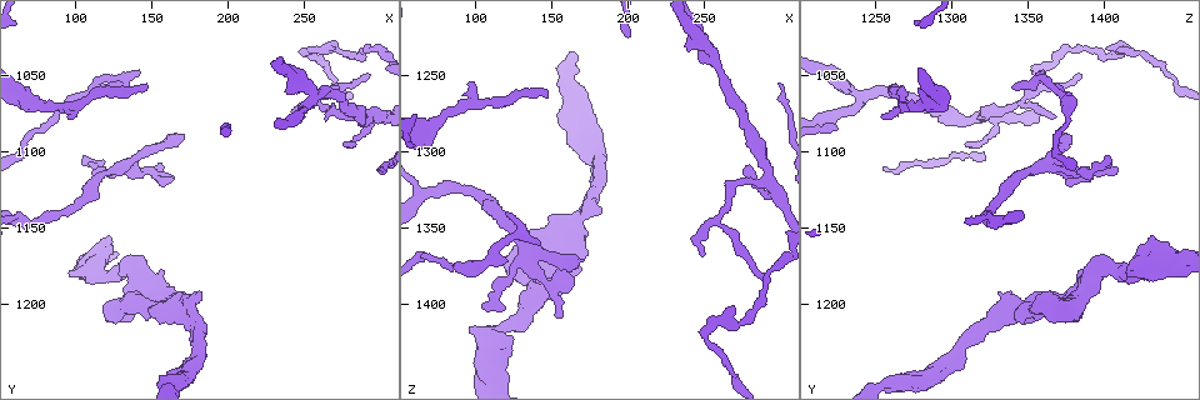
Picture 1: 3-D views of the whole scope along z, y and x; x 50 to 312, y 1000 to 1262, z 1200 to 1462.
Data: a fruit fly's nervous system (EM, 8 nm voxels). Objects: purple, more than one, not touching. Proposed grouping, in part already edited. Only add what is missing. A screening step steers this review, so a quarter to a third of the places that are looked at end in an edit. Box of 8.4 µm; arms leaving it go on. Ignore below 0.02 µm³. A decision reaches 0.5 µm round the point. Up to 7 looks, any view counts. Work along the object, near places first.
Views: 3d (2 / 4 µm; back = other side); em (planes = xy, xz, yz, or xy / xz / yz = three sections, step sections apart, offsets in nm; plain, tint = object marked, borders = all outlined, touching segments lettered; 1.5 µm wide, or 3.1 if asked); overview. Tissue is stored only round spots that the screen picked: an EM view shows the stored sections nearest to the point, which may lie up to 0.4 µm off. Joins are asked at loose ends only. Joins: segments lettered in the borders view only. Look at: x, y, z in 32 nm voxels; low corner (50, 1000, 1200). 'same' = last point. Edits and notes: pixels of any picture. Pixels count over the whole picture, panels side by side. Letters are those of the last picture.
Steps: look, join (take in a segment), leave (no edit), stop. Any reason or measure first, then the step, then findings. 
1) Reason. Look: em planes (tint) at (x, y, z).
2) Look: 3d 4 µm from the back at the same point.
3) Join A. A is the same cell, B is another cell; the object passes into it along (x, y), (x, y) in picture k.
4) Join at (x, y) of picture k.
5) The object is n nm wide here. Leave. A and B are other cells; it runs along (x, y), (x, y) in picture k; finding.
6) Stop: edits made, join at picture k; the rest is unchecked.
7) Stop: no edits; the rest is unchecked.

Free end. Look: em planes (borders) at (152, 1114, 1406).

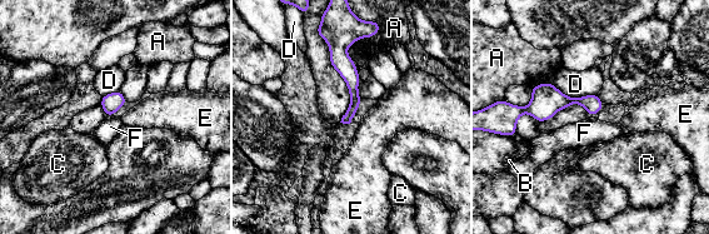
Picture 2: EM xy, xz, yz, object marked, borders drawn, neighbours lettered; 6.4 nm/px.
Leave. A, B, C, D, E and F are other cells; it runs along (599, 104), (548, 100), (517, 109) in picture 2; no lettered segment goes on from it.

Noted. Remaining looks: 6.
Tapers out. Look: 3d 2 µm at (146, 1056, 1262).

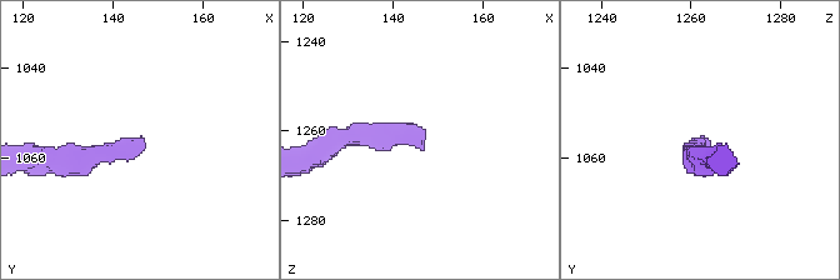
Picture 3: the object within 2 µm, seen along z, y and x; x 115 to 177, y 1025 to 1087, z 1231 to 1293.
Look: em planes (borders) at (147, 1057, 1264).

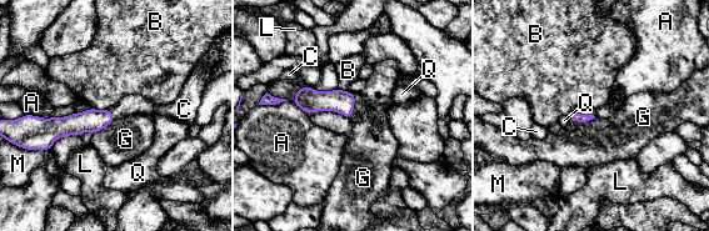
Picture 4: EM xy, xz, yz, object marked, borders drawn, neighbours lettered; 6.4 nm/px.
Leave. A, B, C, G, L, M and Q are other cells; no lettered segment goes on from it.

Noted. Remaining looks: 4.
An open end. Look: em planes (borders) at (142, 1048, 1360).

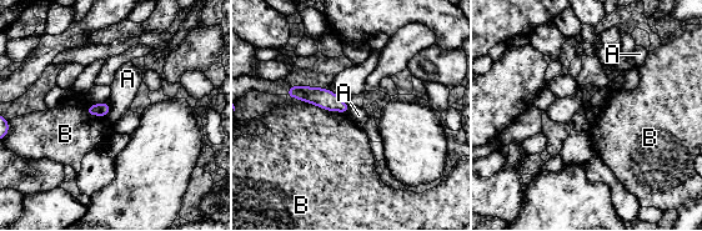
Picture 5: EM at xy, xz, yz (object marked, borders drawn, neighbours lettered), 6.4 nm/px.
Leave. A and B are other cells; none of them fits.

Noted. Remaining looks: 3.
Stop: no edits; the rest is unchecked.

